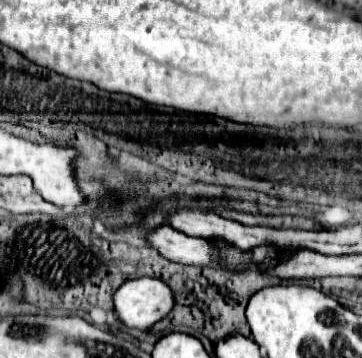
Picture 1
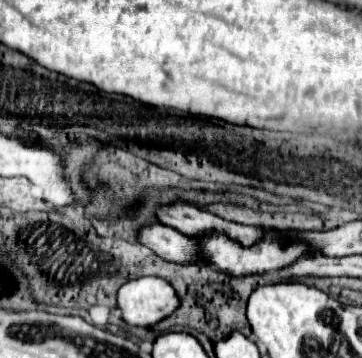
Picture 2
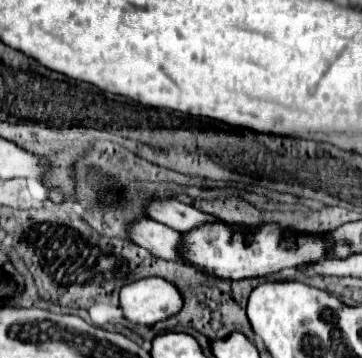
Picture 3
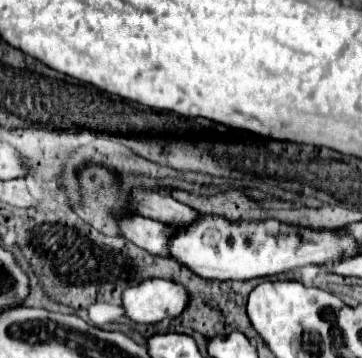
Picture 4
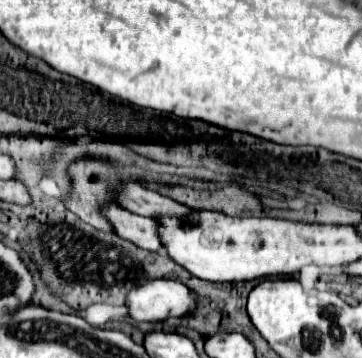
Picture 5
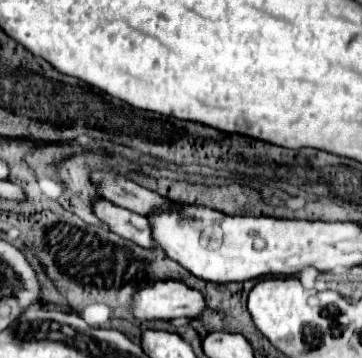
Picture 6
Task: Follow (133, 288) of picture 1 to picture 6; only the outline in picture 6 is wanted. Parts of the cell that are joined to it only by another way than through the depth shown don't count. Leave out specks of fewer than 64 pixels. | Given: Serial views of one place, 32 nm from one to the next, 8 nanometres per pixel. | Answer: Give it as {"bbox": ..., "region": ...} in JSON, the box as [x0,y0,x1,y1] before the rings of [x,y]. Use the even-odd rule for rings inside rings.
{"bbox":[132,280,202,320],"region":[[[178,280],[152,282],[132,294],[132,314],[136,320],[196,318],[202,310],[202,294]]]}

